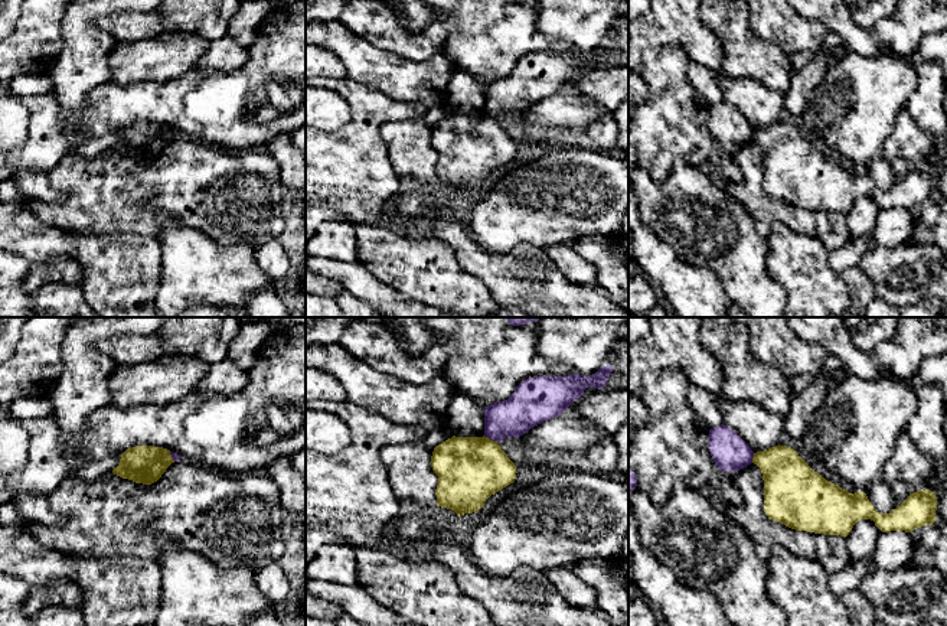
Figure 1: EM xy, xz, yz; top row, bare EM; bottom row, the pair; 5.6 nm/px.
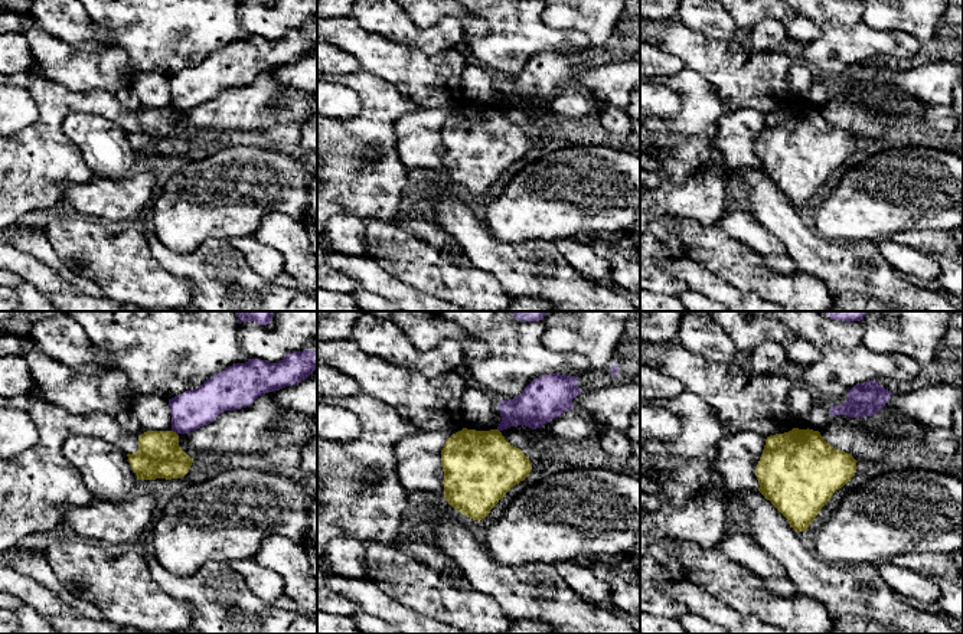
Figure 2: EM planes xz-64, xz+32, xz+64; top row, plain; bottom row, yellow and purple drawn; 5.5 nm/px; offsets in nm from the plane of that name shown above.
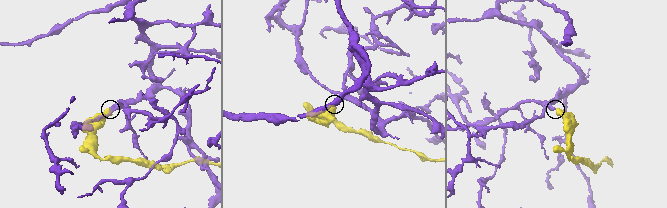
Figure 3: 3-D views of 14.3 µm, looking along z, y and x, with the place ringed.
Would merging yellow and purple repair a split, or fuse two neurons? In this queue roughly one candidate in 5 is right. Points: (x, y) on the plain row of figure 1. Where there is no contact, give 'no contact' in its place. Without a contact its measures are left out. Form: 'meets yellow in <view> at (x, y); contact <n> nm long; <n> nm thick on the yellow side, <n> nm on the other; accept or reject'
meets yellow in xz at (489, 116); contact 100 nm long; 360 nm thick on the yellow side, 220 nm on the other; reject

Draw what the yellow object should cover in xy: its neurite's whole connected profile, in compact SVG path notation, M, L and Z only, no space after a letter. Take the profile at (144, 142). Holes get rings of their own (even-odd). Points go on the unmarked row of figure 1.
M135 123L121 131L114 151L135 160L151 162L174 140L170 127L154 123Z

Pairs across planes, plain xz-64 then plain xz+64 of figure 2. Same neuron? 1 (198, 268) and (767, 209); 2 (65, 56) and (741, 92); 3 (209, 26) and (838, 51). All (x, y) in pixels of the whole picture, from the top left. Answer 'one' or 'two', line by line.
1: one
2: one
3: one

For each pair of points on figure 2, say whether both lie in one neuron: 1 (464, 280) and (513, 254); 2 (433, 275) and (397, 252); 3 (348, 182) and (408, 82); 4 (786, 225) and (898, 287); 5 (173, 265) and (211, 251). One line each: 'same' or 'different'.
1: different
2: same
3: different
4: same
5: same

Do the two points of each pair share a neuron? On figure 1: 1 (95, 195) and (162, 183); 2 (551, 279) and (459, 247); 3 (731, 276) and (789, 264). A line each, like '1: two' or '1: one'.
1: one
2: one
3: two

